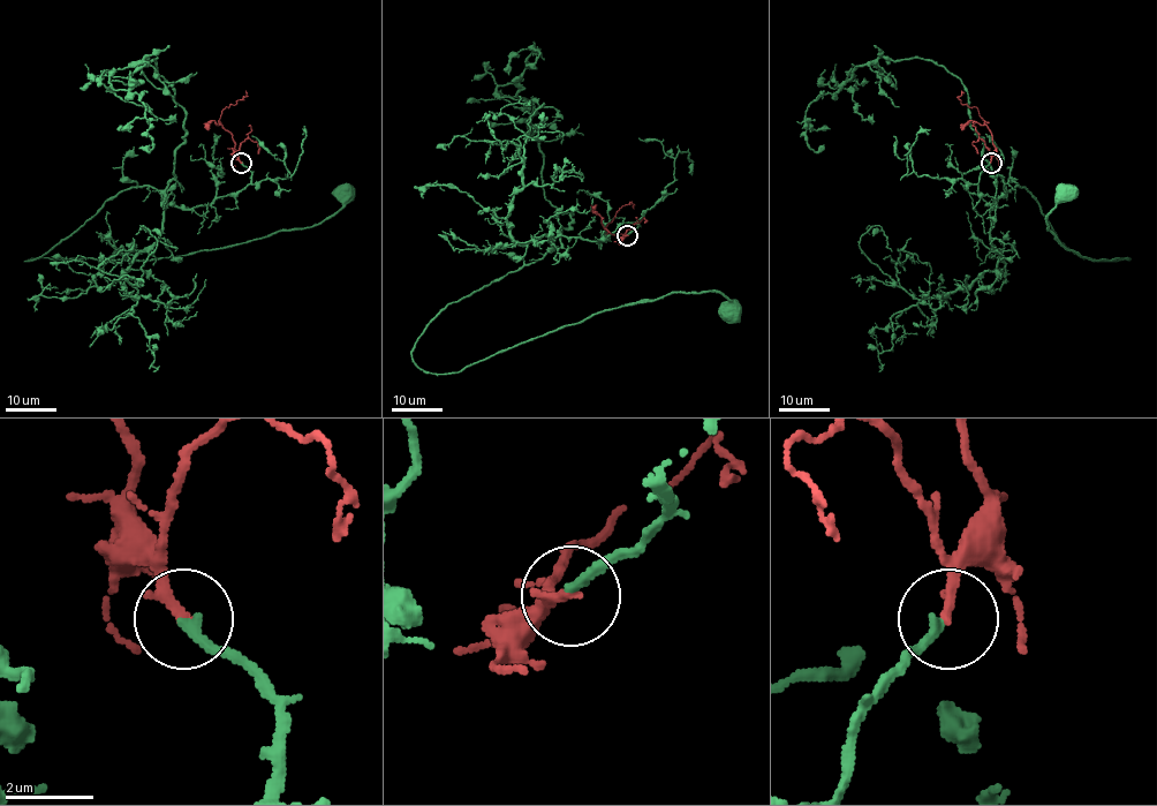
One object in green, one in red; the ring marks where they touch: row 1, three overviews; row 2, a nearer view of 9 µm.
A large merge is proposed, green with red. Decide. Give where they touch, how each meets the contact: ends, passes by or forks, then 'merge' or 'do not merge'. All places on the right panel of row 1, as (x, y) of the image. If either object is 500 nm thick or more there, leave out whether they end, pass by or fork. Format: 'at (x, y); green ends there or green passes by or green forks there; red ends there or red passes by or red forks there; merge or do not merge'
at (991, 163); green ends there; red ends there; merge

